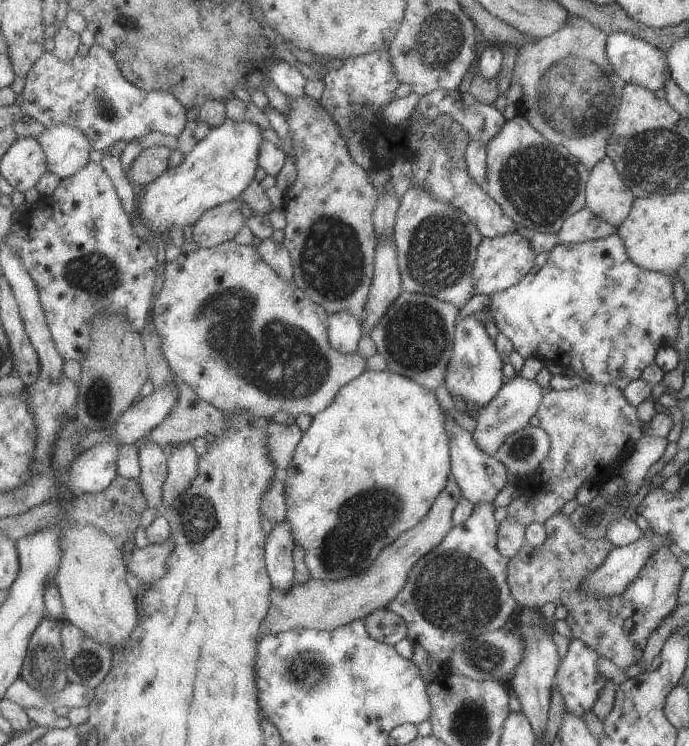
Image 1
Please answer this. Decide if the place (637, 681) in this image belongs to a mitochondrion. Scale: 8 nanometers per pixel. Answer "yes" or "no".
no

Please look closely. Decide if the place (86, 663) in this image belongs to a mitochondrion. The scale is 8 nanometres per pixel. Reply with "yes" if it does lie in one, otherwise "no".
yes

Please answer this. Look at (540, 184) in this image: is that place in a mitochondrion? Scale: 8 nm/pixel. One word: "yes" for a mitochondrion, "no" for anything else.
yes

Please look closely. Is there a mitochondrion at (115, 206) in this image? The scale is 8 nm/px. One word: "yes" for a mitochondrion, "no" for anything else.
no

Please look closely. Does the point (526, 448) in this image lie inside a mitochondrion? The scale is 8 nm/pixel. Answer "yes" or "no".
yes

